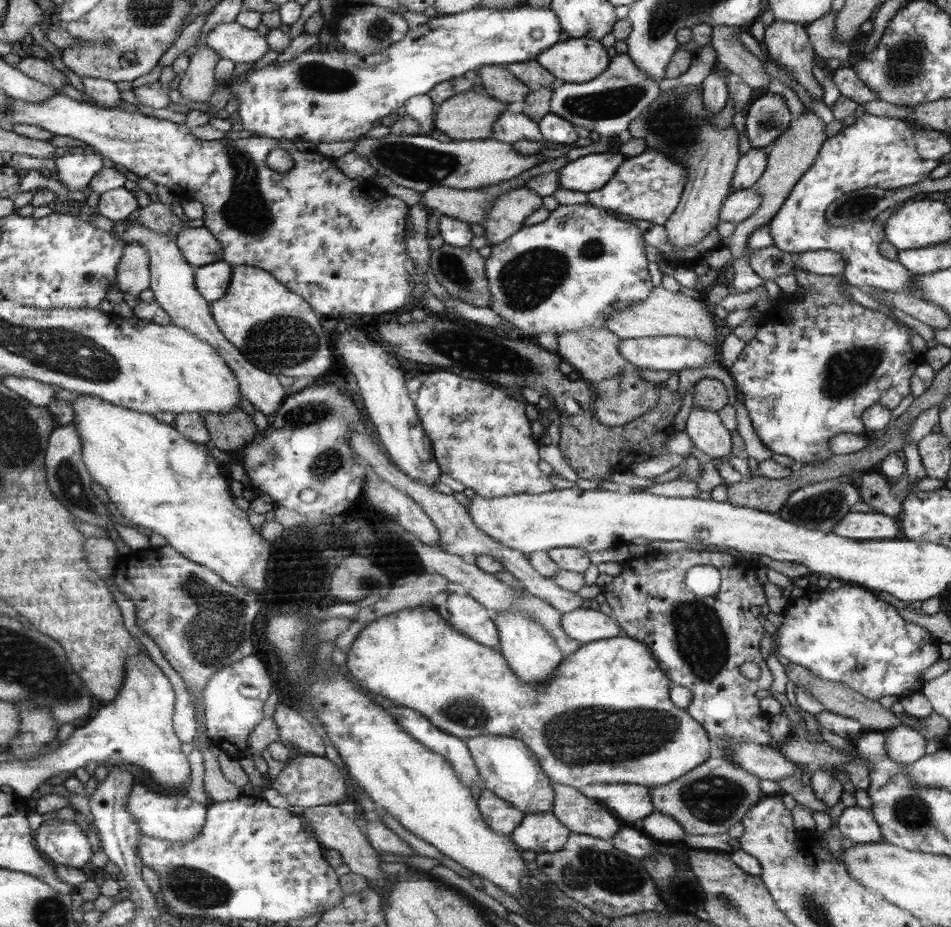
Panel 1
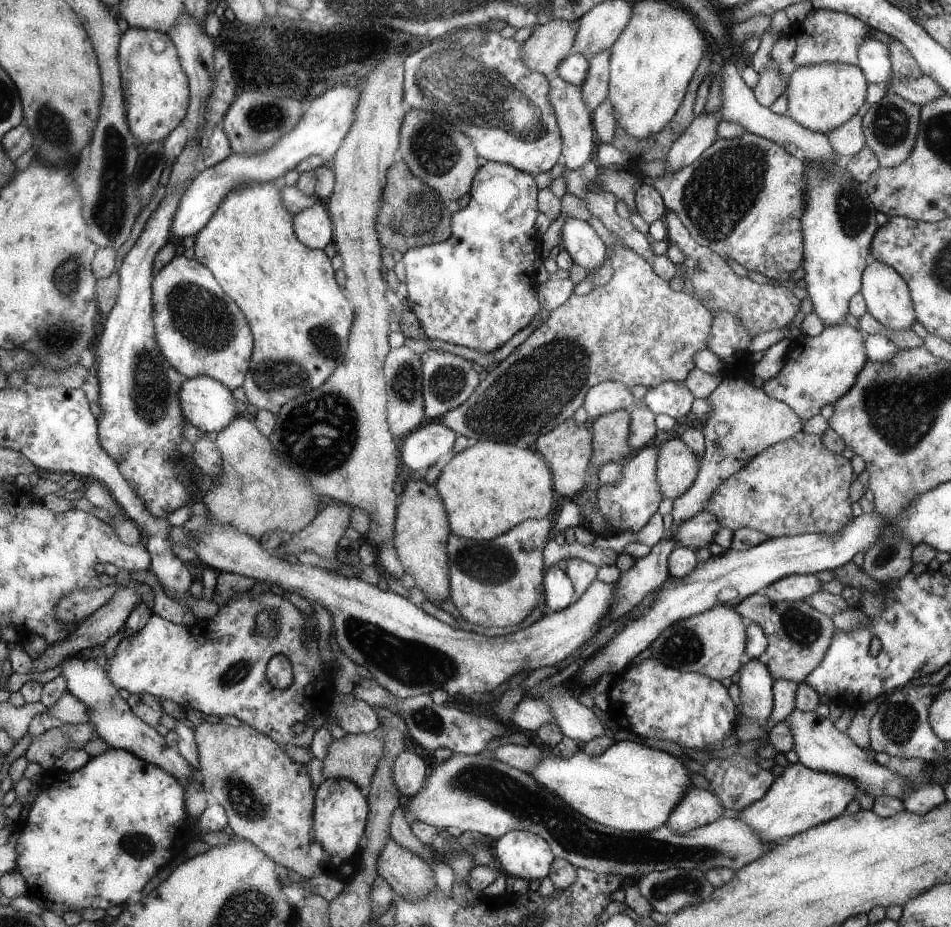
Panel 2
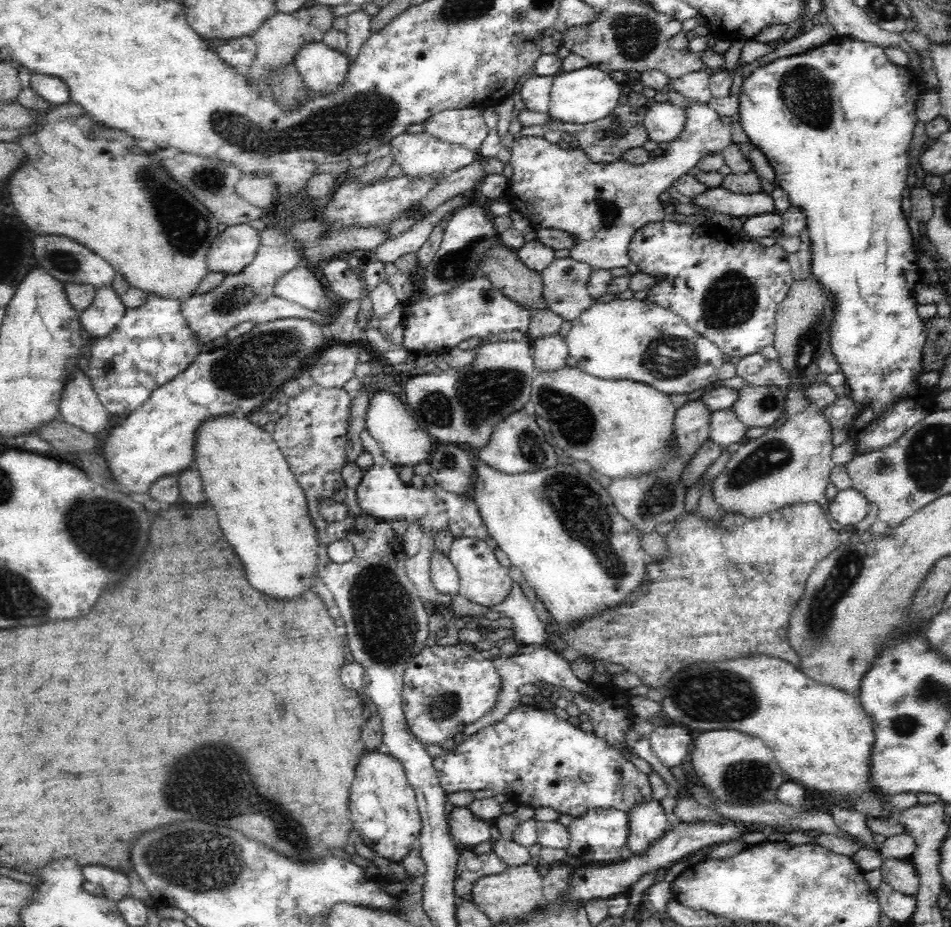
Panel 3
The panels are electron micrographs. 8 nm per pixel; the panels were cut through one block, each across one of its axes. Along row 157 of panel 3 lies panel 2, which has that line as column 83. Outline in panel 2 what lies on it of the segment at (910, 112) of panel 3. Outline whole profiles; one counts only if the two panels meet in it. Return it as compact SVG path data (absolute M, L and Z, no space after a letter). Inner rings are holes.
M108 748L103 754L96 757L90 757L86 765L76 770L75 772L67 772L57 769L55 766L52 769L45 769L45 773L37 782L39 793L34 802L28 806L26 814L18 821L18 870L30 891L30 895L34 895L41 900L51 901L53 904L65 904L66 907L72 906L77 910L84 908L110 908L110 906L120 906L126 902L126 898L132 892L140 892L148 880L152 880L156 876L156 872L160 868L164 868L170 860L176 860L176 856L182 855L184 849L190 840L190 832L192 822L188 822L186 816L186 808L184 808L184 787L177 778L169 771L162 770L162 767L154 766L153 763L146 762L145 759L138 758L135 754L130 754L130 751Z

